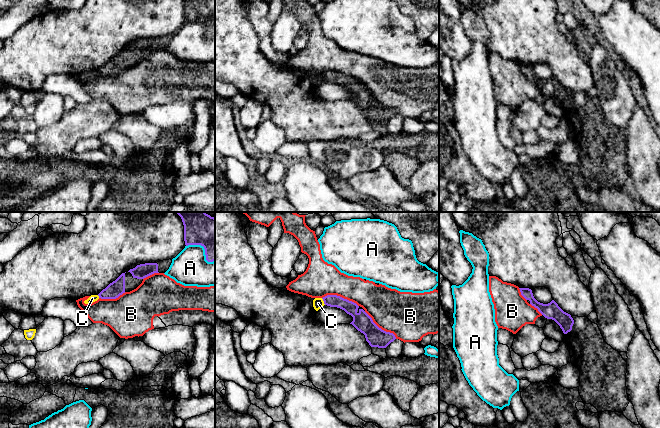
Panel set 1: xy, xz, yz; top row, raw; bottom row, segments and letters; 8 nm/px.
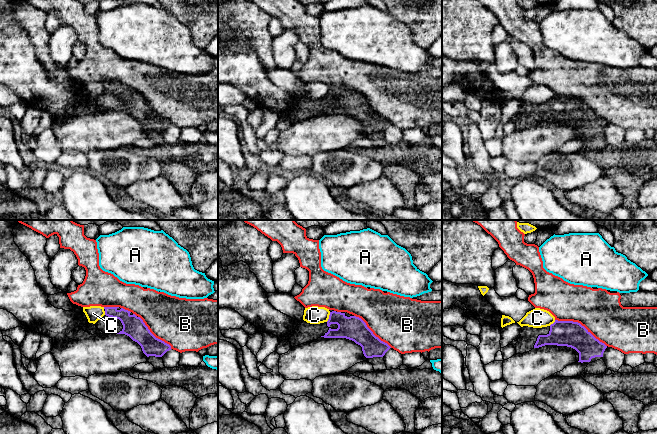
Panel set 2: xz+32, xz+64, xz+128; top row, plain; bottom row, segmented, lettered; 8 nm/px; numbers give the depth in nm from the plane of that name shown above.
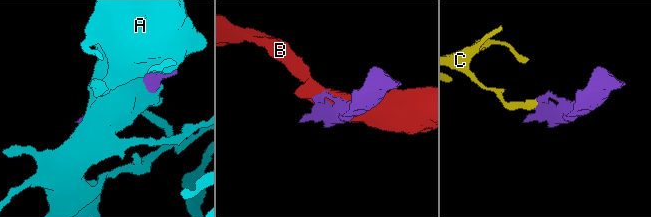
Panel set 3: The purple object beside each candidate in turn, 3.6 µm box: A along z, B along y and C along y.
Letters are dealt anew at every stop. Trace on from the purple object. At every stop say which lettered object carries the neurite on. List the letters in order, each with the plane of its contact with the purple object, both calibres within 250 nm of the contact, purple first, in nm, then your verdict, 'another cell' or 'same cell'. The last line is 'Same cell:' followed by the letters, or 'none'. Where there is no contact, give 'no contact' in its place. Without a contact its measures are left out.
A: xy | 220/280 nm | another cell
B: xz | 120/280 nm | another cell
C: xz | 100/90 nm | another cell
Same cell: none

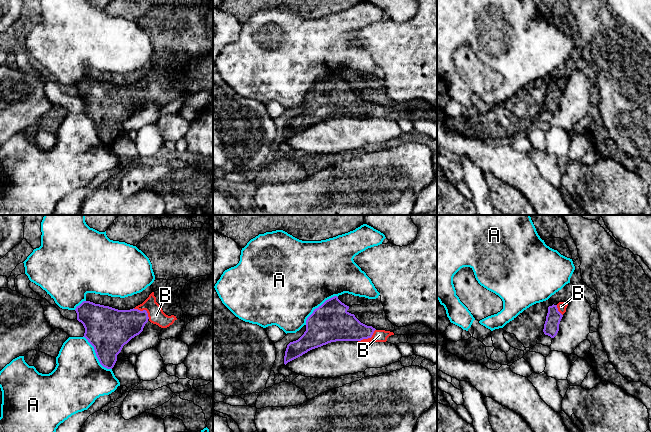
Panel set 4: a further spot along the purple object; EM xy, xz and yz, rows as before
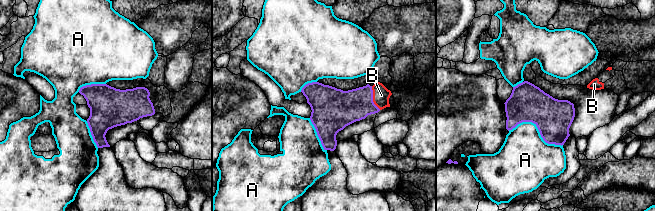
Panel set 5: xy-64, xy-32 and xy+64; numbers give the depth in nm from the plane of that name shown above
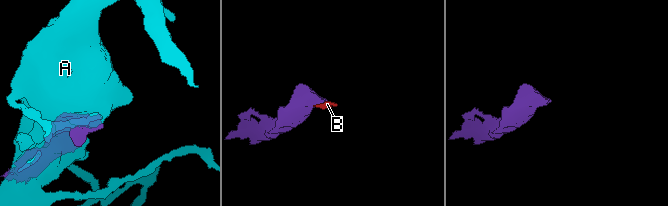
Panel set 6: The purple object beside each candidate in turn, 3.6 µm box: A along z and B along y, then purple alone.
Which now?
A: xy | 360/420 nm | another cell
B: xy | 280/130 nm | same cell
Same cell: B

